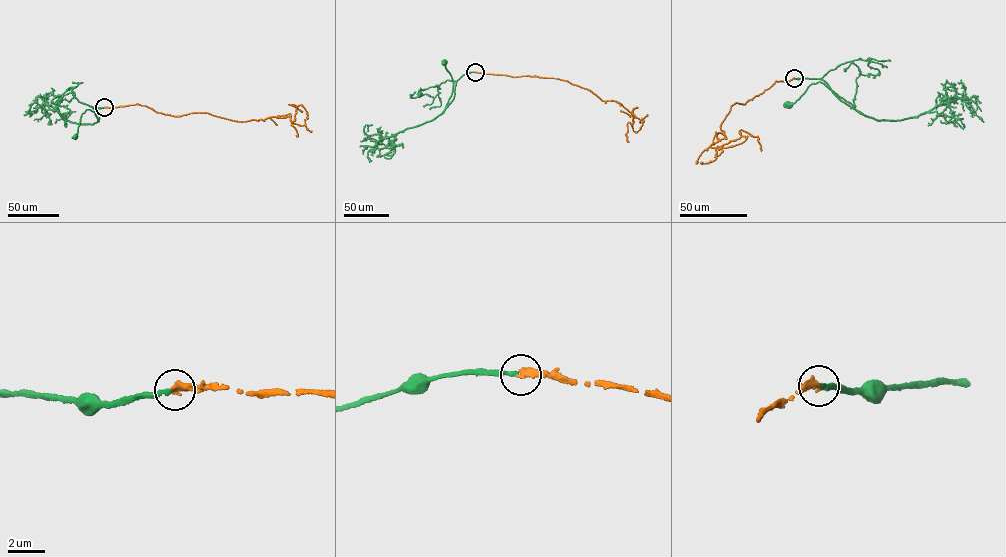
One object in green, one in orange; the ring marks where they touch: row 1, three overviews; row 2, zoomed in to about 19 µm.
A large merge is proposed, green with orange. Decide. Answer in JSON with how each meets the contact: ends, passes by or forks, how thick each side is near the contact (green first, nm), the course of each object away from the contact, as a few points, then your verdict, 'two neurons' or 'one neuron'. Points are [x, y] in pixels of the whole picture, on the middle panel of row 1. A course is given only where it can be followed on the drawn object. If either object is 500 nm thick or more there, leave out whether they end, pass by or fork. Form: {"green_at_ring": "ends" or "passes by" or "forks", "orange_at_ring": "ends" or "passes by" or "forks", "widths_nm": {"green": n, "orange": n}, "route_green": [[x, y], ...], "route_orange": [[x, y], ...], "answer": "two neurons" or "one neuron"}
{"green_at_ring": "ends", "orange_at_ring": "ends", "widths_nm": {"green": 220, "orange": 320}, "route_green": [[475, 72], [464, 74], [456, 81], [453, 99], [445, 108], [453, 85], [444, 62]], "route_orange": [[475, 72], [558, 78], [603, 101], [618, 102], [633, 109], [628, 142]], "answer": "one neuron"}

